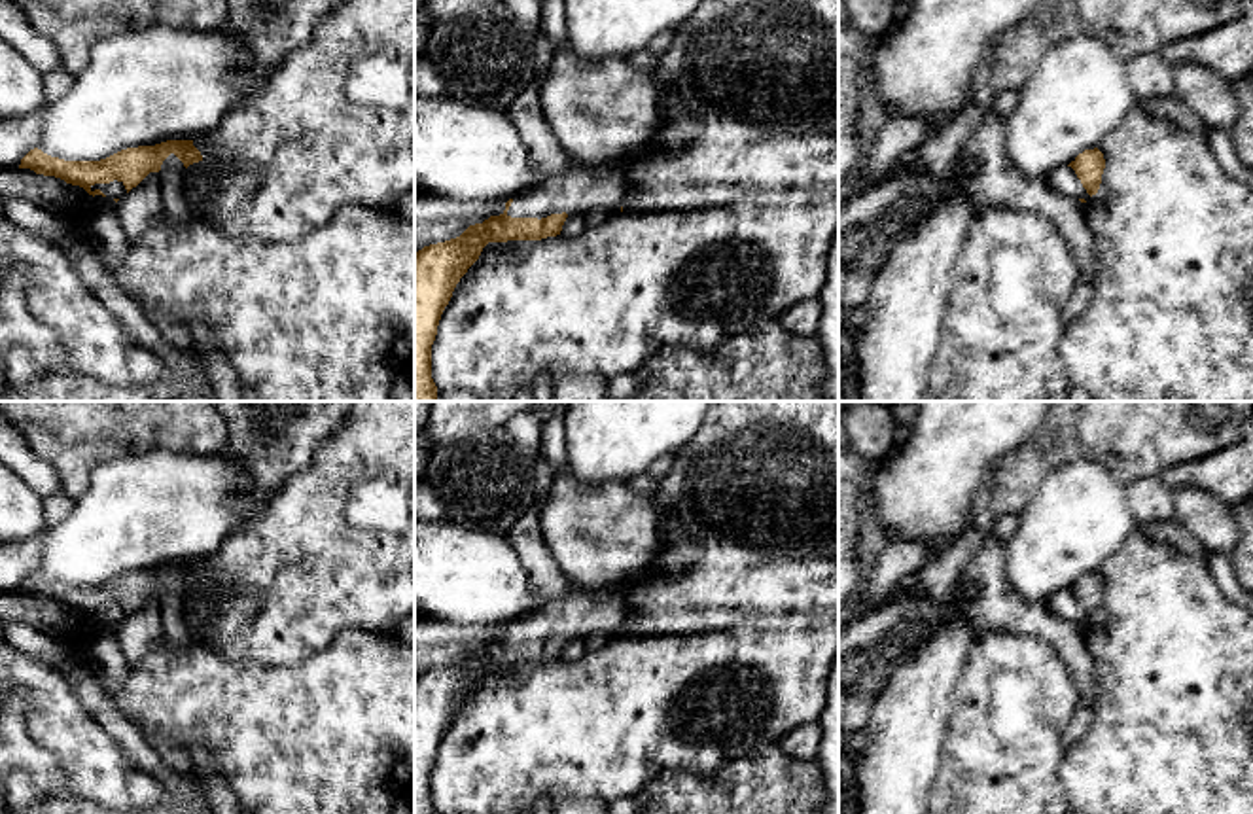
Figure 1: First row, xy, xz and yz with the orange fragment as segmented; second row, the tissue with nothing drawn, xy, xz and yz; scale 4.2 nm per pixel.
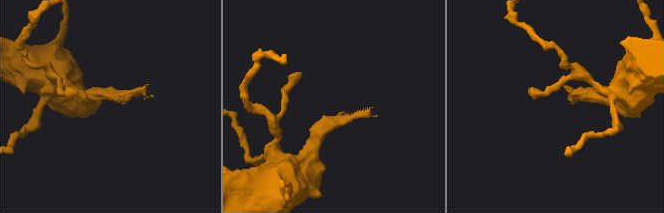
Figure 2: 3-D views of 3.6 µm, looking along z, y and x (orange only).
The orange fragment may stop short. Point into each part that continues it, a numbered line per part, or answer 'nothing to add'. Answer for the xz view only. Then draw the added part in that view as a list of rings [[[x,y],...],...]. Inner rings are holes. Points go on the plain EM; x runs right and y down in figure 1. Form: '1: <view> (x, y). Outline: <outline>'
1: xz (580, 614). Outline: [[[566,593],[543,604],[530,617],[513,623],[507,640],[547,642],[551,638],[587,638],[602,632],[608,638],[621,636],[628,615],[626,602],[609,593]]]

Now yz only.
1: yz (1064, 604). Outline: [[[1068,589],[1056,593],[1049,600],[1047,606],[1052,613],[1056,613],[1058,617],[1062,617],[1066,621],[1075,621],[1075,623],[1085,623],[1085,625],[1090,623],[1090,619],[1083,611],[1081,604],[1077,602],[1075,594]]]

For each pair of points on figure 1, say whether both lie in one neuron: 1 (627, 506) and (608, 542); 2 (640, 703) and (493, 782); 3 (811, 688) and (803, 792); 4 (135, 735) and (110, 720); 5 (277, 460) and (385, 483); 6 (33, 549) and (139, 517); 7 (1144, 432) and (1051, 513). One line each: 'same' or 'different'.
1: same
2: same
3: different
4: same
5: different
6: different
7: different

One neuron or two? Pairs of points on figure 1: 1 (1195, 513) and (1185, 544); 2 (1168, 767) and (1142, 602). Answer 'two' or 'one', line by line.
1: two
2: one

